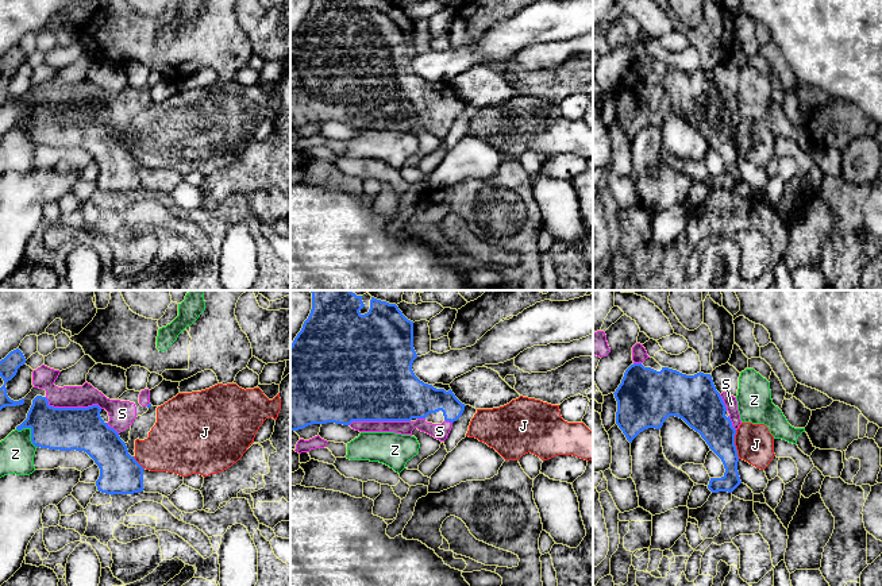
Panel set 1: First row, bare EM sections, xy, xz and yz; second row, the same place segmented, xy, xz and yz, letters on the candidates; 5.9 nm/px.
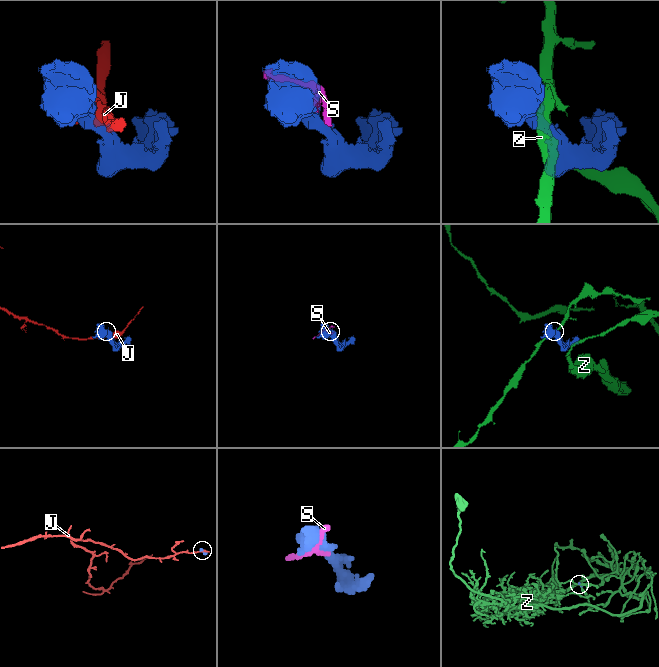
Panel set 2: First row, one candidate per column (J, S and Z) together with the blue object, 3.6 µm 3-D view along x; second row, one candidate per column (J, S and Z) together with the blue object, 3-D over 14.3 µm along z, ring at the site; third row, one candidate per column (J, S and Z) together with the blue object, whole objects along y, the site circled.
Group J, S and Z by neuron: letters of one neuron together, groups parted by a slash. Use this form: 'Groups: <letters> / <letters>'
Groups: J / S / Z

